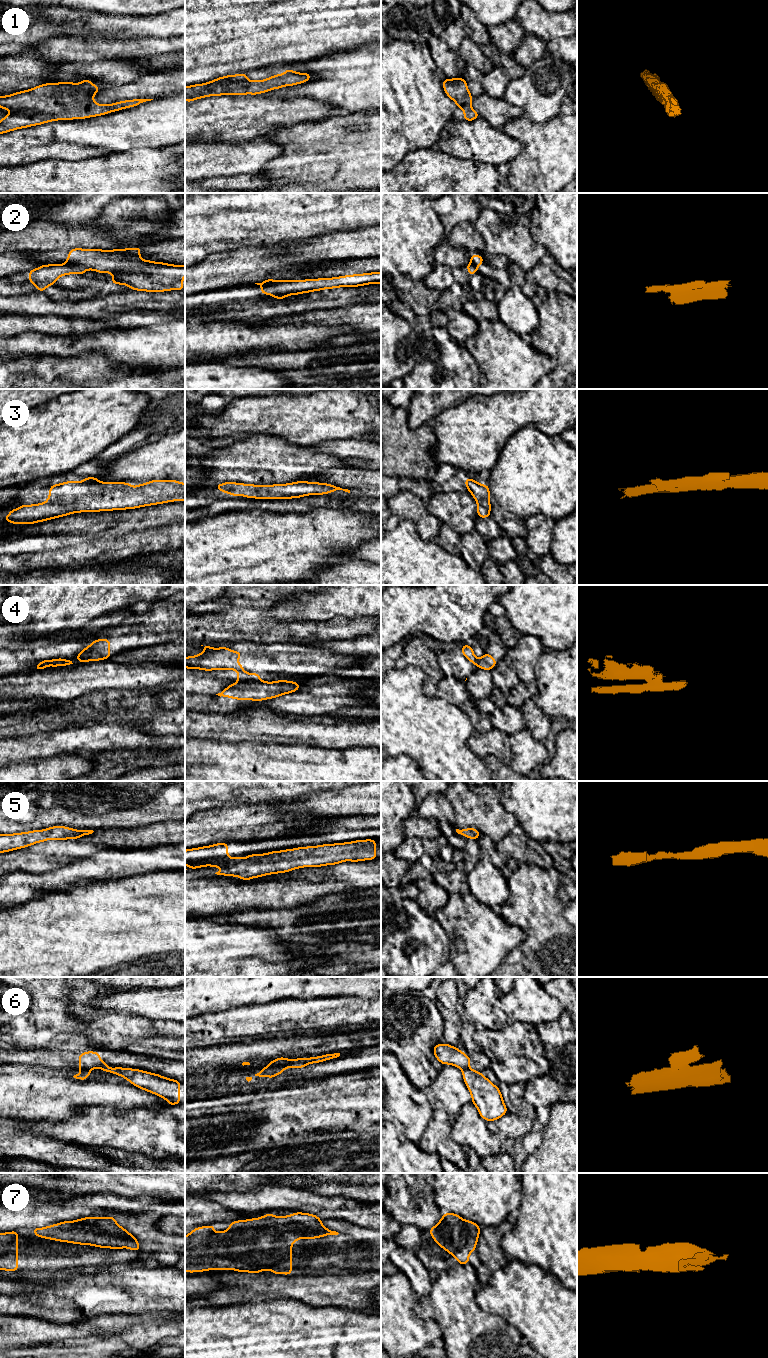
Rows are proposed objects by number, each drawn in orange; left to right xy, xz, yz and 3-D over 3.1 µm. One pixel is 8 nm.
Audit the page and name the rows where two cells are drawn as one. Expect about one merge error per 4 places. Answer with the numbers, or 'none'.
2, 4, 6

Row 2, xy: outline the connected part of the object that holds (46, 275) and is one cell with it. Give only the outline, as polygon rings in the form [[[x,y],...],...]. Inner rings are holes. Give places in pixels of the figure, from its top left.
[[[44,264],[39,268],[28,271],[29,282],[34,284],[38,291],[44,292],[44,290],[54,285],[56,280],[60,276],[68,274],[83,275],[86,270],[78,265],[74,264]]]

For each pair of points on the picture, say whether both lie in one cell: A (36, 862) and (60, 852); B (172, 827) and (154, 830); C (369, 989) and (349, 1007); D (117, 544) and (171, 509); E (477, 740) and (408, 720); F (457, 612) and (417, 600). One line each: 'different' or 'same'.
A: same
B: same
C: different
D: different
E: different
F: same

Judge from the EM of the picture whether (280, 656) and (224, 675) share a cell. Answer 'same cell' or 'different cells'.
same cell

